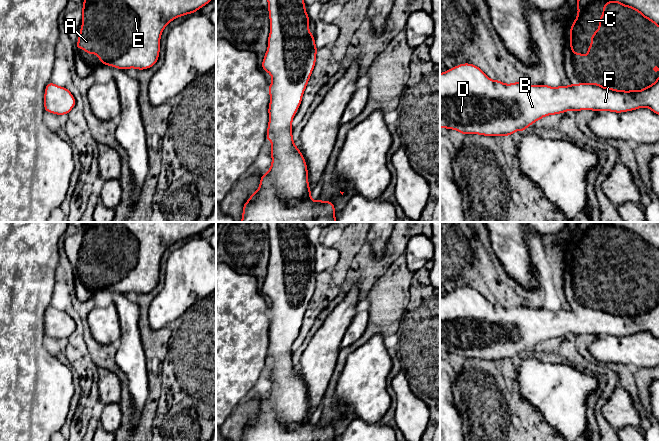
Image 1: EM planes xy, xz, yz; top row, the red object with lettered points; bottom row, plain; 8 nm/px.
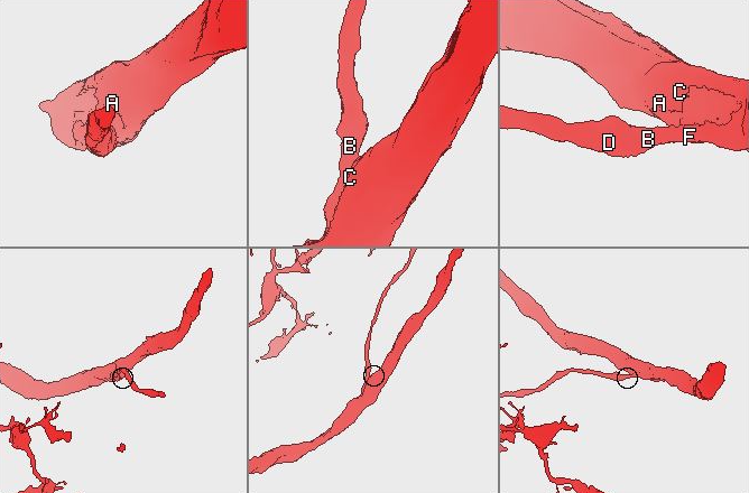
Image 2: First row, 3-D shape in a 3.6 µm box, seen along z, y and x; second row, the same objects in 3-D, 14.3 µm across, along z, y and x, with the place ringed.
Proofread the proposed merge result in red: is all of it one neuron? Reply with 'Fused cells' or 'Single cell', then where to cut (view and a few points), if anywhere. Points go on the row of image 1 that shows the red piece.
Single cell. No split

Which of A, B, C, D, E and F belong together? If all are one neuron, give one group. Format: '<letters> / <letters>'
A B C D E F

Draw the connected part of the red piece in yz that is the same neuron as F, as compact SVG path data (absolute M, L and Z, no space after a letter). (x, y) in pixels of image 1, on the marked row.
M463 63L440 73L440 128L459 131L464 136L510 136L548 115L566 111L592 110L622 113L642 107L659 115L659 78L643 90L615 90L600 83L579 83L550 87L523 82L505 84L490 79L477 65Z

